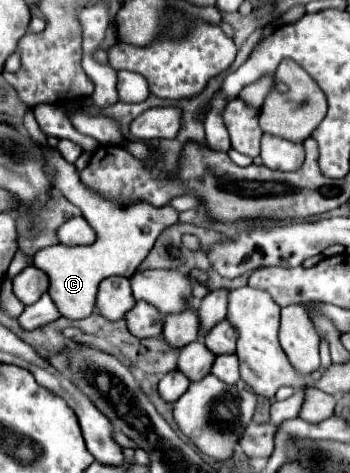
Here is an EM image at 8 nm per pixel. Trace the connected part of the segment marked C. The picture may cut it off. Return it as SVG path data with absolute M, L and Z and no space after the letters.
M49 149L45 151L47 159L47 171L57 175L55 189L63 193L73 205L81 209L89 225L97 233L97 241L91 245L75 245L75 247L63 247L61 243L53 247L45 247L35 253L33 265L43 269L49 279L49 295L53 297L55 305L59 307L59 313L69 319L85 319L95 309L95 295L99 289L99 283L111 275L131 277L141 261L149 255L155 239L161 235L163 229L171 227L177 221L177 213L171 205L165 207L151 207L147 201L135 201L135 203L117 203L113 199L105 199L99 193L87 191L79 179L79 171L75 165L67 163L59 153L53 153Z

